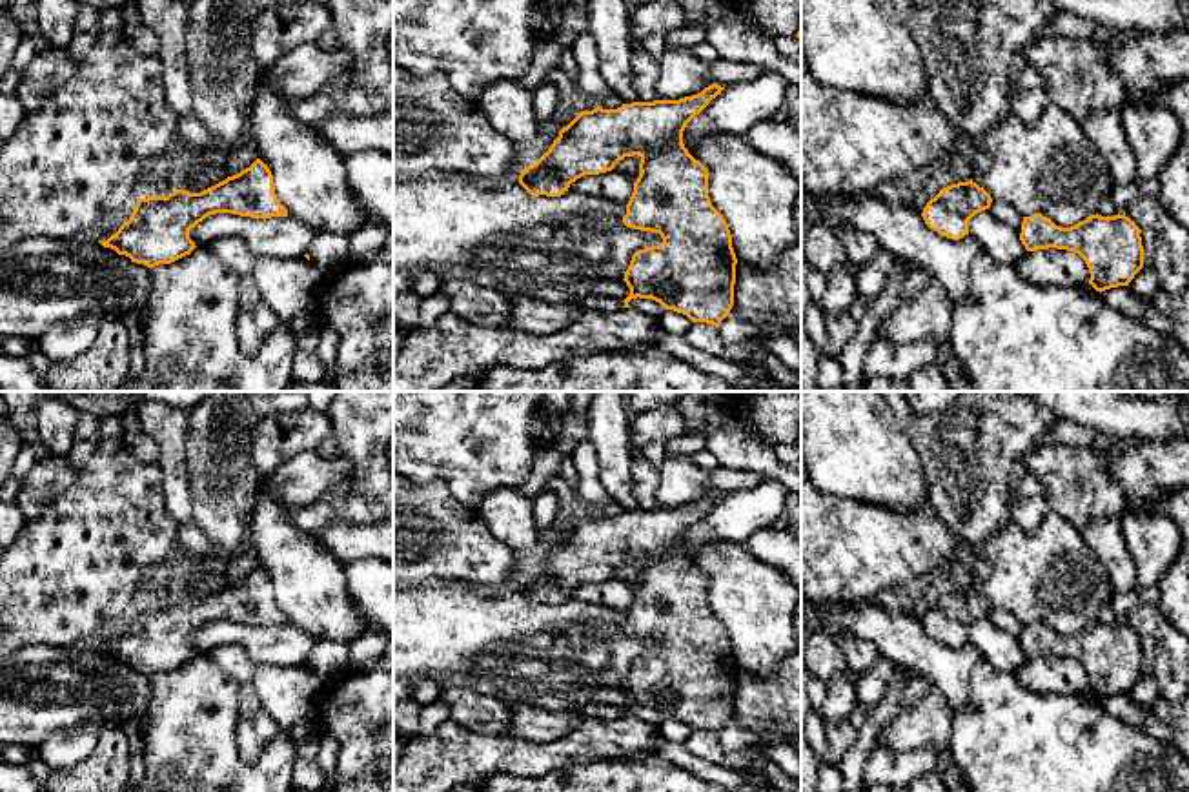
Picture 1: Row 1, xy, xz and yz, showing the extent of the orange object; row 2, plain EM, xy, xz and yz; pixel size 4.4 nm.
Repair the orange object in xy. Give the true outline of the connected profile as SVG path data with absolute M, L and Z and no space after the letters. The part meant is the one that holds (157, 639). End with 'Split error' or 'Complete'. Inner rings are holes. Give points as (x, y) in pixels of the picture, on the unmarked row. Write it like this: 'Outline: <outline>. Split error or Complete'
Outline: M257 566L249 575L200 601L175 597L168 604L138 606L129 628L98 650L147 675L171 672L197 655L189 637L215 621L288 624L275 603L269 575Z. Complete

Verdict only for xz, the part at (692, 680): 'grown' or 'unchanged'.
unchanged

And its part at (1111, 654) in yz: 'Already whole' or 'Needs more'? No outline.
Already whole

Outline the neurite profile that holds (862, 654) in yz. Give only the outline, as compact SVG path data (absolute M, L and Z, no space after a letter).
M843 632L834 637L843 655L847 657L847 665L859 675L865 675L874 670L879 652L874 643L861 639L854 634Z

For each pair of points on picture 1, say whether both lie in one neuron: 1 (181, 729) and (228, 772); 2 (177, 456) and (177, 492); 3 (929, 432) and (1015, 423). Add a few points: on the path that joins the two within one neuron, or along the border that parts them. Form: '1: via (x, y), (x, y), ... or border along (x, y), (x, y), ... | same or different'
1: via (192, 740), (217, 765) | same
2: via (177, 465), (177, 483) | same
3: via (951, 432), (969, 432), (976, 425), (993, 425) | same

